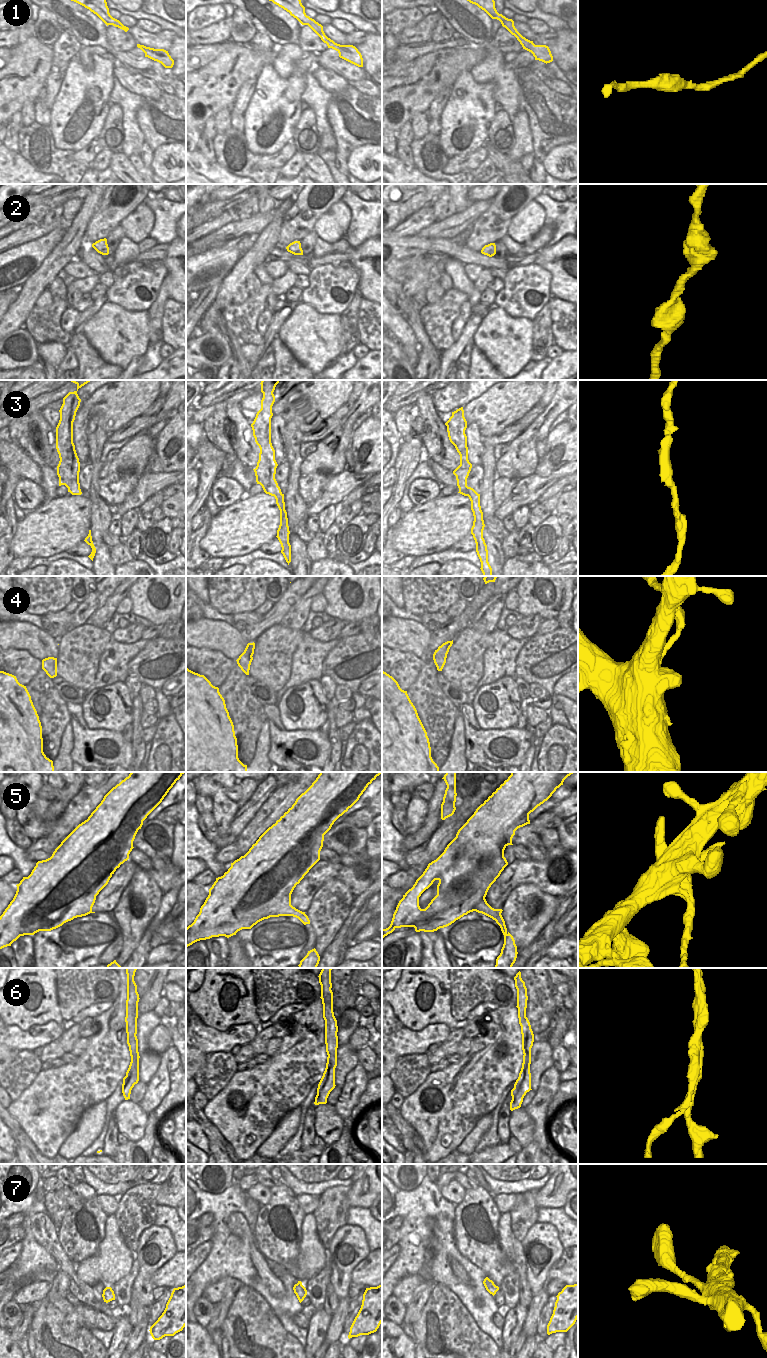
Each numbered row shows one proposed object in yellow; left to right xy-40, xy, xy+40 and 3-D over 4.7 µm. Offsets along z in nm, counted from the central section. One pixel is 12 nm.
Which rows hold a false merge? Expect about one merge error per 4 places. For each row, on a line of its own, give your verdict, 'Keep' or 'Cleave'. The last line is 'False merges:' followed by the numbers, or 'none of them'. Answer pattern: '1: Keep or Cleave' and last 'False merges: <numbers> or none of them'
1: Keep
2: Keep
3: Keep
4: Cleave
5: Cleave
6: Cleave
7: Keep
False merges: 4, 5, 6.

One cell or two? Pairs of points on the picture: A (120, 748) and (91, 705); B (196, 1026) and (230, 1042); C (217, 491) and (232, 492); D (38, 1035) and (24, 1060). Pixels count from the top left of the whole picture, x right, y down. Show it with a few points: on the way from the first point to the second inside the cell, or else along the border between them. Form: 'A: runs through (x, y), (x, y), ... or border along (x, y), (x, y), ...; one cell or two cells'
A: border along (85, 720), (90, 729), (110, 729), (121, 733); two cells
B: runs through (204, 1034), (211, 1041), (222, 1041); one cell
C: runs through (219, 488), (228, 491); one cell
D: border along (18, 1050), (30, 1050), (32, 1052); two cells

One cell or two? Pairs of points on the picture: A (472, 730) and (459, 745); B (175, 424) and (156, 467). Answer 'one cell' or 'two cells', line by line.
A: two cells
B: two cells

